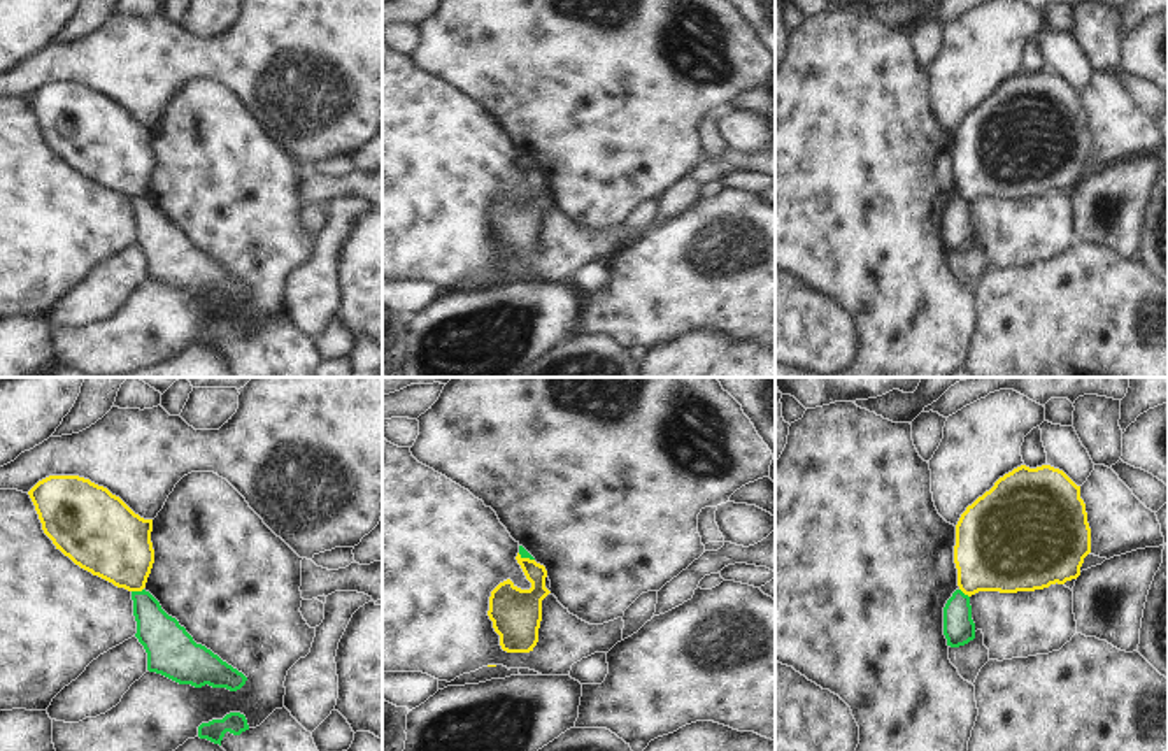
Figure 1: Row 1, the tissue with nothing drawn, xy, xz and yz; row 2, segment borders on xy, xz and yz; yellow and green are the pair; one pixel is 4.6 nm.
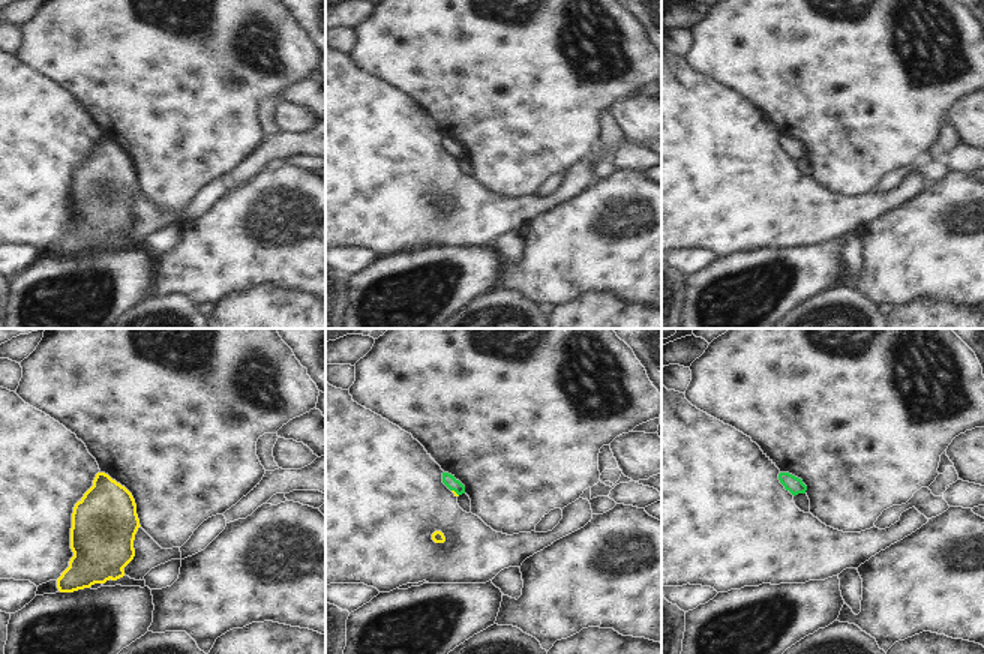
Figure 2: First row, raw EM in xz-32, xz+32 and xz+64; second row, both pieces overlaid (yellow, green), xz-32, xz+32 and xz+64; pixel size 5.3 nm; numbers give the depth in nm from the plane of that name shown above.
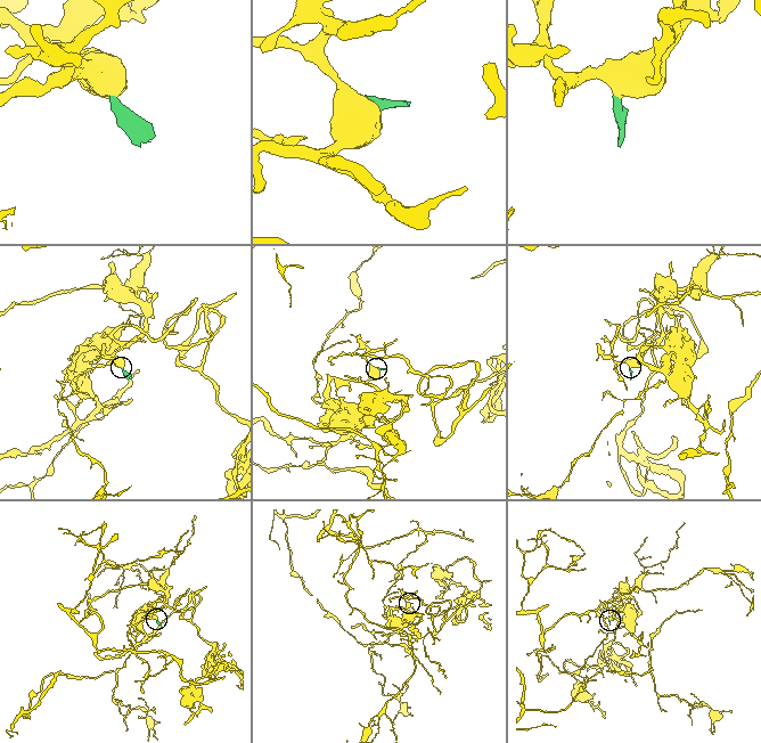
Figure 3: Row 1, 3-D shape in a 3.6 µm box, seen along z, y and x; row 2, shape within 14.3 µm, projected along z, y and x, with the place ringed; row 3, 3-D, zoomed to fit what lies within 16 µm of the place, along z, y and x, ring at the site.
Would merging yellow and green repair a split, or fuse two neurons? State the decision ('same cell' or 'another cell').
another cell

